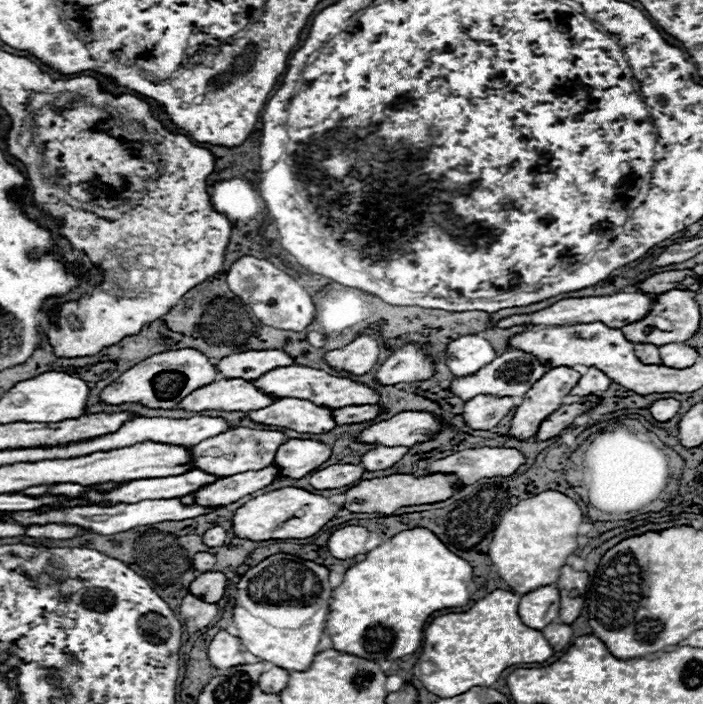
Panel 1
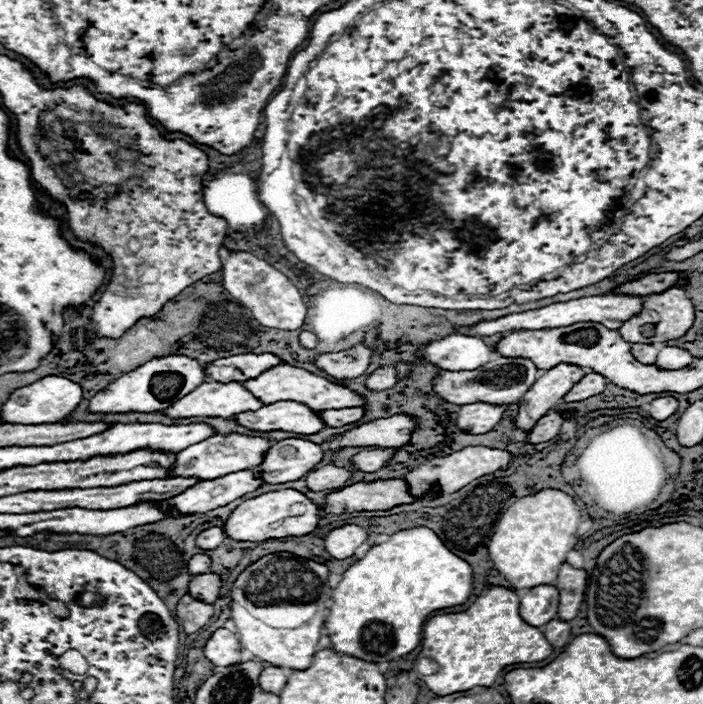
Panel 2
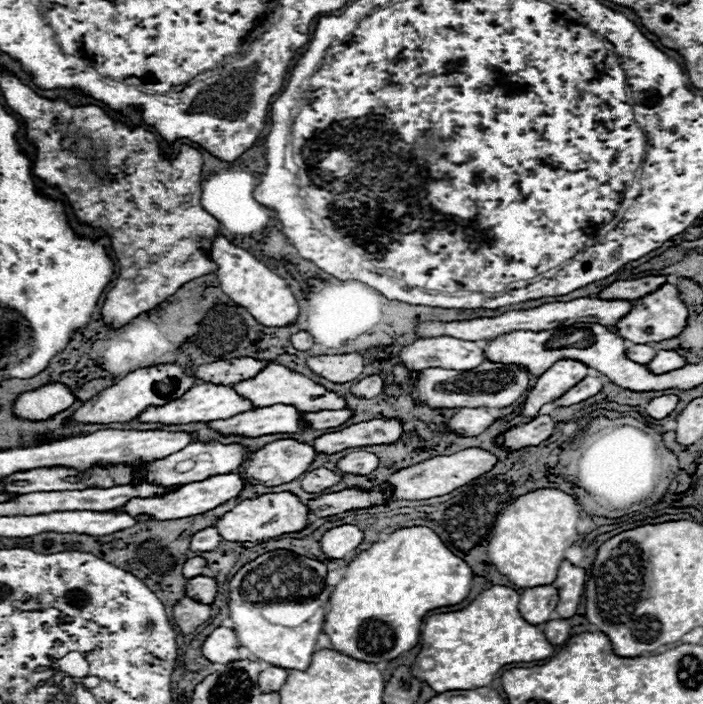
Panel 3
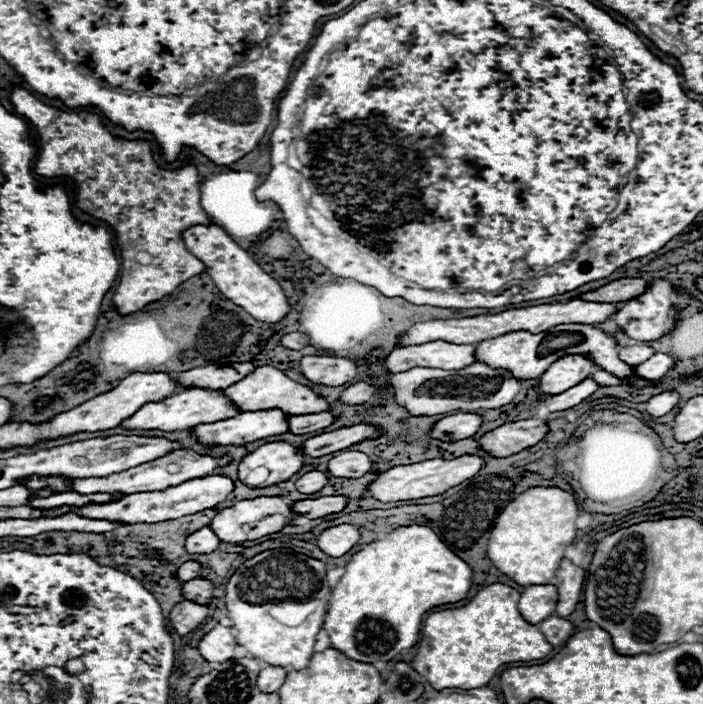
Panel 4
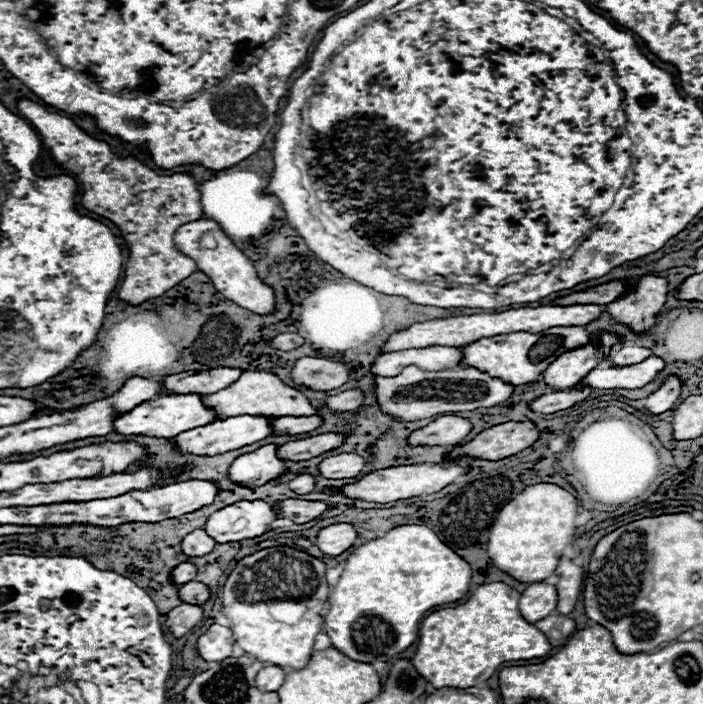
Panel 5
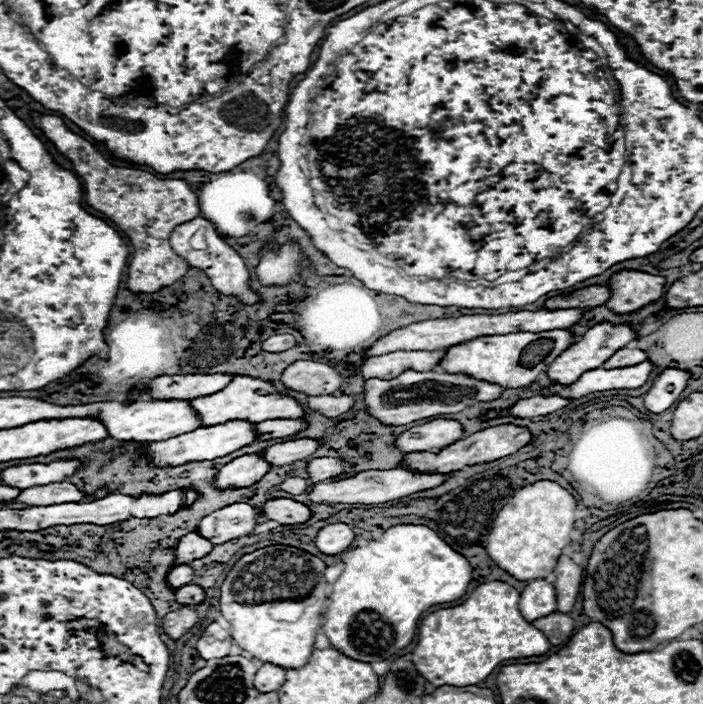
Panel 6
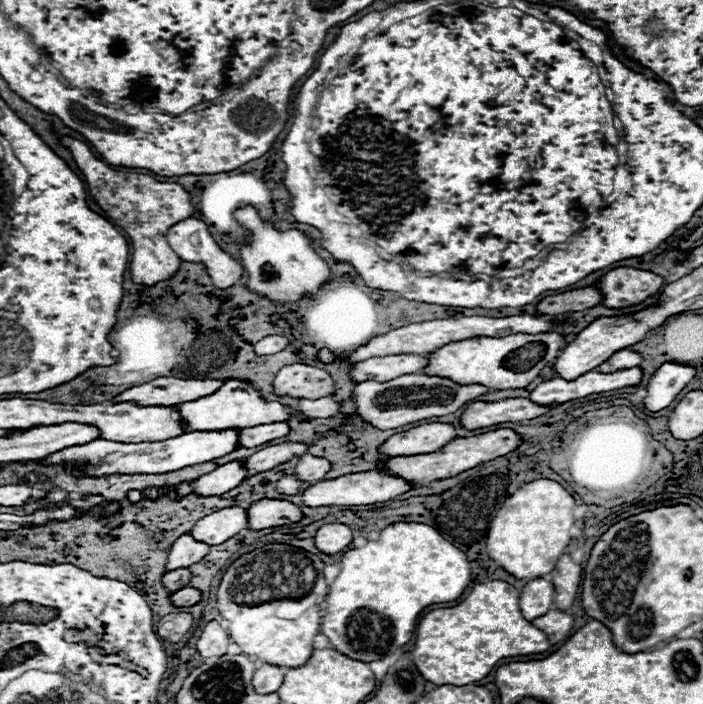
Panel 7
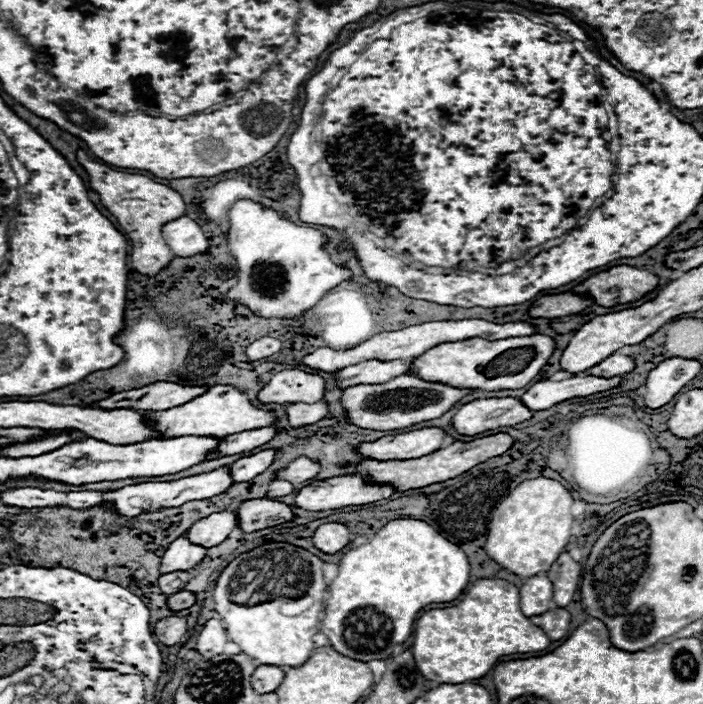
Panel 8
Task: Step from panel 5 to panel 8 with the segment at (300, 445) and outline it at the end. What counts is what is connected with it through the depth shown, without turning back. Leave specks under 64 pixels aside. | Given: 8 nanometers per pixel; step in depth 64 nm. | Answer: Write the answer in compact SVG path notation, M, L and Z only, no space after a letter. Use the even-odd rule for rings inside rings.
M264 450L248 458L240 458L234 464L230 464L230 474L234 482L248 482L260 472L264 472L274 460L274 450Z

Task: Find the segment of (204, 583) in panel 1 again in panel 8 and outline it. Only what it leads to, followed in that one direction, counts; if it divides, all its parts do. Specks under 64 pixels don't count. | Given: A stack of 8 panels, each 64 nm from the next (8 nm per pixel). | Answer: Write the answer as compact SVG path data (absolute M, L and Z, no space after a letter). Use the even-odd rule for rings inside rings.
M182 590L182 592L176 592L172 596L168 596L168 608L174 610L174 612L180 612L180 610L186 610L190 608L192 604L196 602L196 594L188 592L188 590Z

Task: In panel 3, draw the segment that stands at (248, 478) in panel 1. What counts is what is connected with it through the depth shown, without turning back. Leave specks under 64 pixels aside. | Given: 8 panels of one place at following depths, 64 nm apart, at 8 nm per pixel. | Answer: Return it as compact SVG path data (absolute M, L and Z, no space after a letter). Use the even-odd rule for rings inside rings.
M220 474L220 476L210 476L208 480L200 480L200 482L192 482L192 484L184 484L182 488L170 490L164 496L150 496L150 498L130 498L124 506L116 508L114 512L126 512L130 516L140 516L140 514L148 514L152 520L174 520L174 518L186 518L186 516L194 516L200 512L208 512L220 504L224 504L224 500L230 500L232 496L238 496L240 490L244 488L244 480L238 474Z

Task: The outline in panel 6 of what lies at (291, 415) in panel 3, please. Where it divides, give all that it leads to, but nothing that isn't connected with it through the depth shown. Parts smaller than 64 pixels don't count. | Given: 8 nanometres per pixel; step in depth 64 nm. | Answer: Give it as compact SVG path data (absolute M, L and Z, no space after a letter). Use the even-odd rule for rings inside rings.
M232 420L230 424L222 424L222 426L196 428L192 432L180 434L176 438L148 444L144 448L144 456L148 458L150 464L156 464L156 466L182 466L182 464L188 464L188 462L202 462L202 460L222 458L222 456L226 456L226 454L230 454L234 450L240 450L240 448L252 444L254 442L254 426L256 424Z

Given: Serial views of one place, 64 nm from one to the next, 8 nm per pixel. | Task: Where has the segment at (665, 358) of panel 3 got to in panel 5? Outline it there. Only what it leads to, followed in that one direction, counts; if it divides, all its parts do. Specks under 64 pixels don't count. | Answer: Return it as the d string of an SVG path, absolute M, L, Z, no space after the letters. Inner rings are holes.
M650 356L640 364L632 364L632 366L622 366L622 368L594 368L592 372L588 372L580 384L580 386L590 386L592 390L608 390L608 388L642 388L648 382L654 380L654 376L664 368L664 360L660 360L658 356Z

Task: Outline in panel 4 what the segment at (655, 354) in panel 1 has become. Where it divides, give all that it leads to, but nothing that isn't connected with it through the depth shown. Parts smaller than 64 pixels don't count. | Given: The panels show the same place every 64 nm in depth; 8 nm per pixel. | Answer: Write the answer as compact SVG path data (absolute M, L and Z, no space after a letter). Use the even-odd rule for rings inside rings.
M624 346L620 348L620 360L630 364L630 366L636 366L644 360L648 360L648 356L652 356L652 348L650 346Z

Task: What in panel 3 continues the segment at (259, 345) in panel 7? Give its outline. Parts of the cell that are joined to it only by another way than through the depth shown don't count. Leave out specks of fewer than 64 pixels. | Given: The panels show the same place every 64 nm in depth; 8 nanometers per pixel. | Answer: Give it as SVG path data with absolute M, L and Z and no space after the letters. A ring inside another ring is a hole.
M296 332L296 334L292 334L292 338L290 338L290 344L294 346L294 348L300 348L300 350L308 350L308 348L312 348L312 336L308 336L308 332Z

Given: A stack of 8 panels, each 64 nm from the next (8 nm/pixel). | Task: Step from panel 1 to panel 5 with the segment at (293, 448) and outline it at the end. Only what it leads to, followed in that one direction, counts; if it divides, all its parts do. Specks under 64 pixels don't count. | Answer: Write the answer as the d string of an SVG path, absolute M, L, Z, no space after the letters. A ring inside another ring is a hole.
M268 444L258 448L256 452L238 456L228 468L228 478L244 486L250 486L248 482L266 484L268 480L276 478L284 470L286 464L276 458L276 444Z

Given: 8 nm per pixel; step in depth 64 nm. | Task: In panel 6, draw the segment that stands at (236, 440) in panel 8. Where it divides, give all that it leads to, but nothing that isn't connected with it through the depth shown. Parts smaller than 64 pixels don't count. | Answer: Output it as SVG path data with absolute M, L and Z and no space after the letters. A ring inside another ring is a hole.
M296 418L296 420L266 420L266 422L260 422L256 426L256 440L262 442L262 440L272 440L272 438L284 438L284 436L292 436L296 430L304 428L306 422L302 418Z

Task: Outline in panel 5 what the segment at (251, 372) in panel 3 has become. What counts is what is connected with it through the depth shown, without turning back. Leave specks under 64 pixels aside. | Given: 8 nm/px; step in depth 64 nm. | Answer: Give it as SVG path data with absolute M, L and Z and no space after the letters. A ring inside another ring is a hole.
M218 368L204 372L182 372L162 378L162 386L166 394L208 394L226 388L240 376L238 368Z

